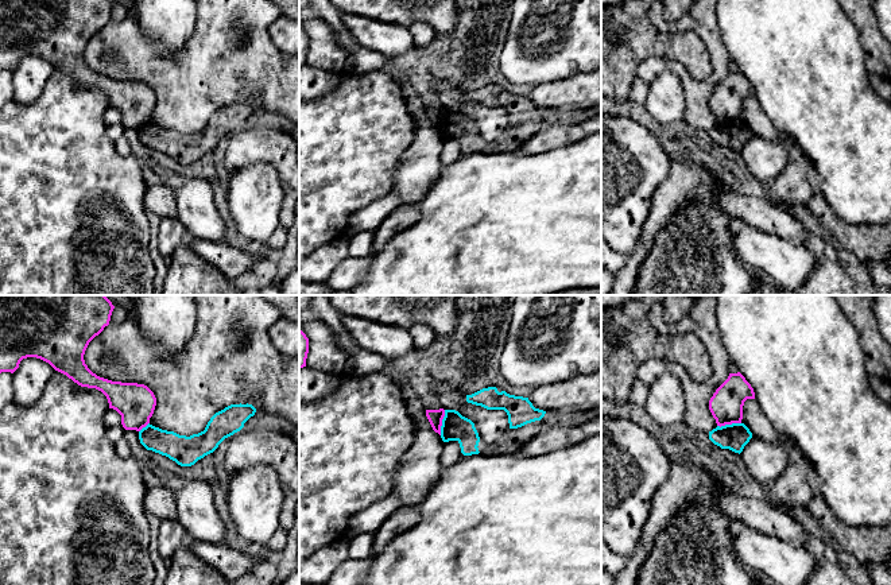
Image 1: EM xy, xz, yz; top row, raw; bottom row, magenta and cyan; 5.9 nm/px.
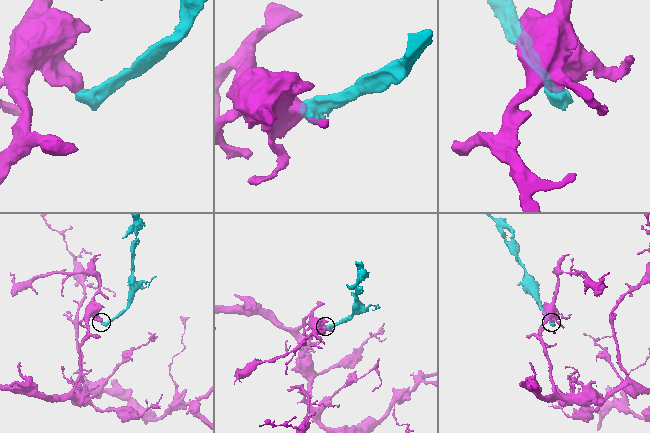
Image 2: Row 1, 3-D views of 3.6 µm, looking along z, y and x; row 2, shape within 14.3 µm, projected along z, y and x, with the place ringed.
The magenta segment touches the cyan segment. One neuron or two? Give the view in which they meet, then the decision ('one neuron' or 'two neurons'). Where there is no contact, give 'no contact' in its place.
meets magenta in xz; two neurons

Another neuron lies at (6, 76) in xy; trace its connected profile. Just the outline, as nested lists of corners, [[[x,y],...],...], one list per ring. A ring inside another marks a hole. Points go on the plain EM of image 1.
[[[0,71],[0,109],[13,100],[13,71]]]

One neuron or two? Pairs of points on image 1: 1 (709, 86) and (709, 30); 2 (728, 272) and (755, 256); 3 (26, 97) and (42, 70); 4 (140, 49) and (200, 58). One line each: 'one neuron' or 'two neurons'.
1: one neuron
2: two neurons
3: one neuron
4: one neuron

